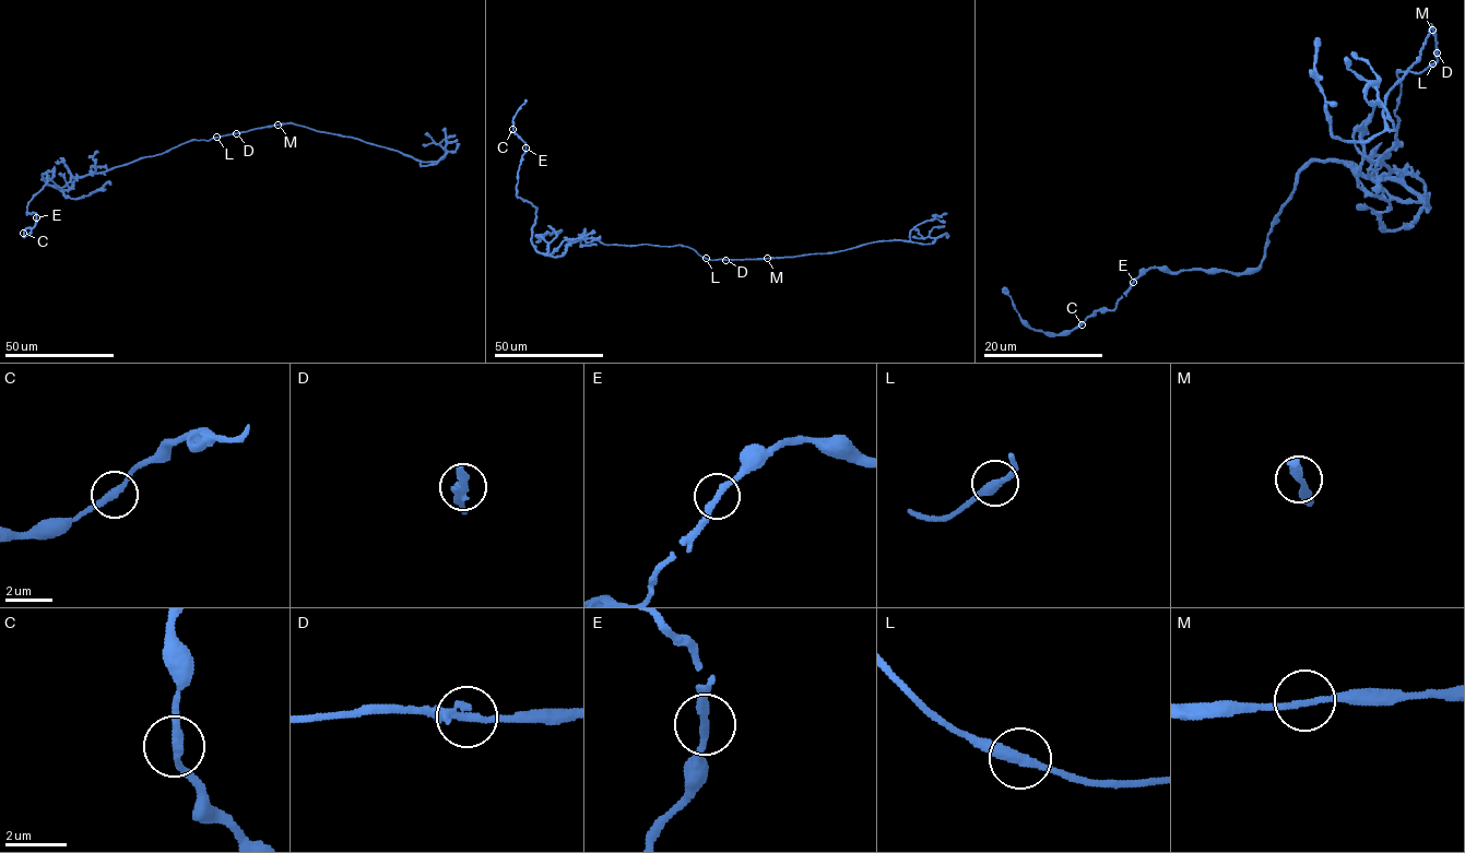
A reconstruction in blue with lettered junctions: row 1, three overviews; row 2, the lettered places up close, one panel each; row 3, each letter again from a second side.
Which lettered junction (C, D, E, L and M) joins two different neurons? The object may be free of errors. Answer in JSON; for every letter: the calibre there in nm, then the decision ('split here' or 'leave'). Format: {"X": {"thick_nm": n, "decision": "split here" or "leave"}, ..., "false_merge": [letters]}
{"C": {"thick_nm": 280, "decision": "leave"}, "D": {"thick_nm": 320, "decision": "leave"}, "E": {"thick_nm": 260, "decision": "leave"}, "L": {"thick_nm": 360, "decision": "leave"}, "M": {"thick_nm": 190, "decision": "leave"}, "false_merge": []}

